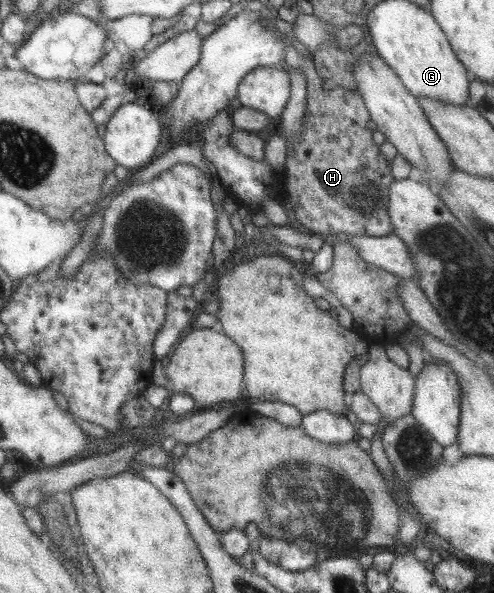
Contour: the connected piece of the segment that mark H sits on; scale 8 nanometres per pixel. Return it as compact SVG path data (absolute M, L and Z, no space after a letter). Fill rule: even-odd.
M286 45L286 49L283 49L283 61L292 69L299 69L304 76L306 82L306 97L305 108L301 119L301 130L297 140L293 140L293 135L288 132L284 132L285 143L285 161L284 161L284 191L286 192L288 203L290 203L290 211L296 219L296 224L302 225L311 233L315 233L326 238L336 236L338 233L344 233L344 235L366 235L368 237L384 237L384 235L392 234L391 225L388 219L388 212L386 211L387 193L390 182L394 180L392 174L390 174L390 161L384 160L382 154L379 152L379 146L374 144L371 140L370 130L364 128L365 123L369 120L369 115L366 111L366 106L362 101L362 98L356 91L347 90L342 86L338 86L334 90L325 90L323 88L323 80L314 70L313 63L303 57L292 45Z

